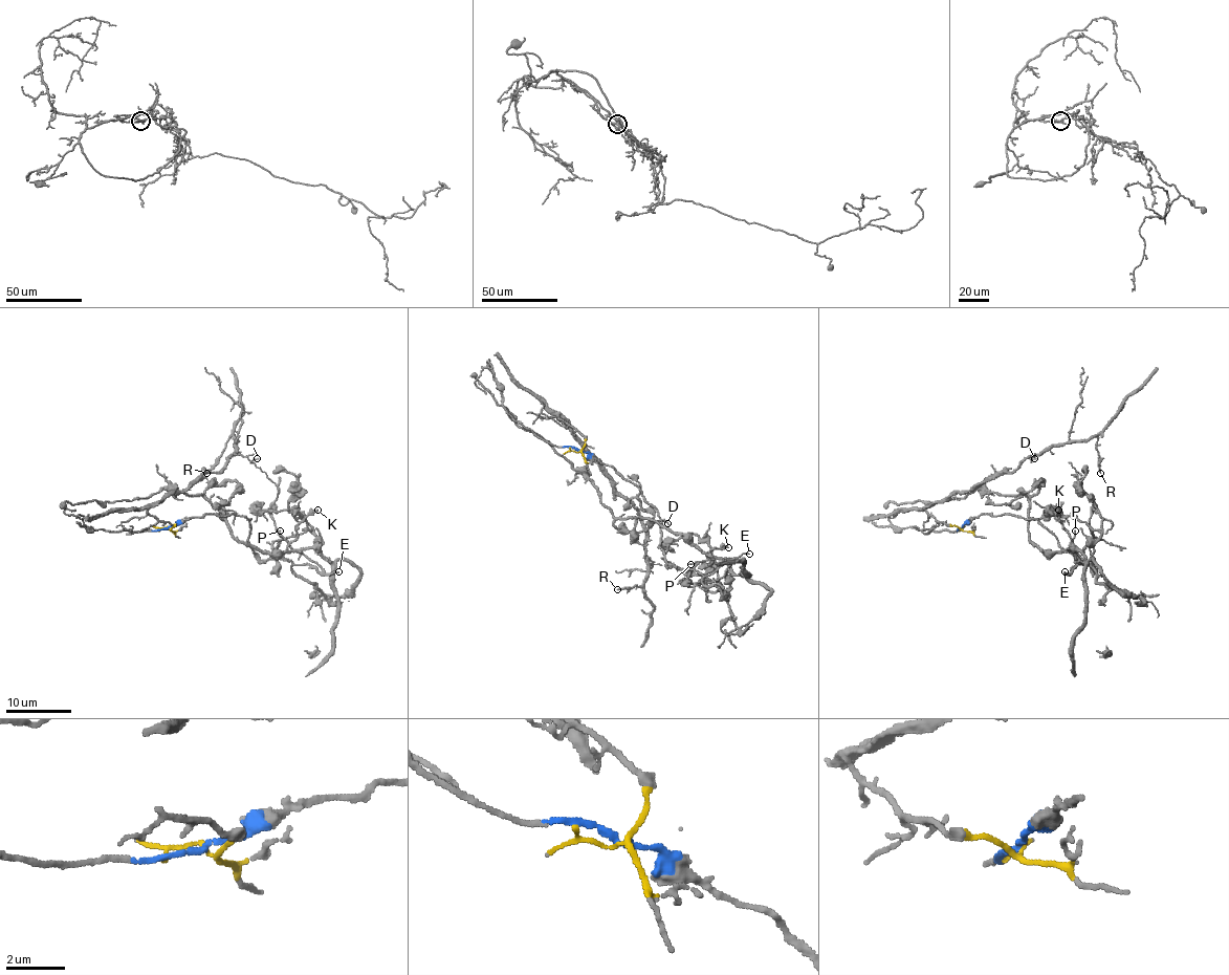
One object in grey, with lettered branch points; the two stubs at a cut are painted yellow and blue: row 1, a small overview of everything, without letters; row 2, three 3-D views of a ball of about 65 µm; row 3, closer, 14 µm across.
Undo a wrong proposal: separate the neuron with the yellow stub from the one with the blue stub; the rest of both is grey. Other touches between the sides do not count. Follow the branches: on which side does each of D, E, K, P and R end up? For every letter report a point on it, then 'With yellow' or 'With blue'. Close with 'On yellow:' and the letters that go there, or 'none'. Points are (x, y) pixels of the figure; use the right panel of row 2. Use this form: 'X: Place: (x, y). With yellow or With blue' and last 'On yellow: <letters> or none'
D: Place: (1034, 458). With yellow
E: Place: (1065, 571). With blue
K: Place: (1058, 510). With blue
P: Place: (1075, 531). With blue
R: Place: (1100, 473). With yellow
On yellow: D, R

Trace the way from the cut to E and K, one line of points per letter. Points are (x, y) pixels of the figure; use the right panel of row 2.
E: (962, 528), (982, 514), (1006, 514), (1038, 520), (1059, 544), (1087, 564), (1077, 564), (1071, 572), (1065, 572)
K: (962, 528), (982, 514), (1006, 514), (1038, 520), (1077, 559), (1080, 556), (1060, 523), (1057, 508)

